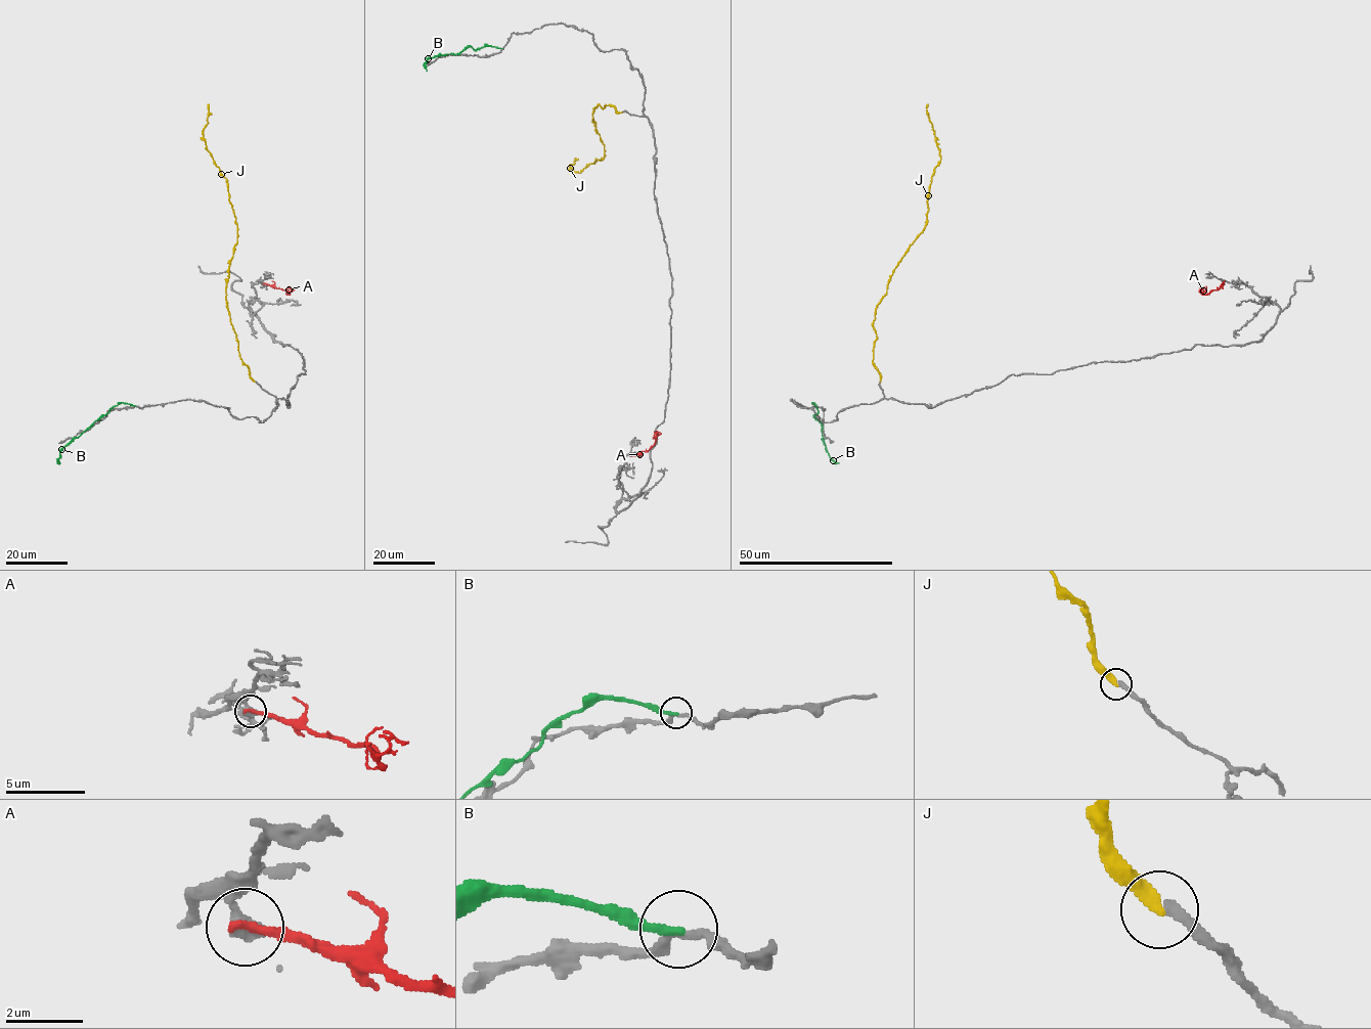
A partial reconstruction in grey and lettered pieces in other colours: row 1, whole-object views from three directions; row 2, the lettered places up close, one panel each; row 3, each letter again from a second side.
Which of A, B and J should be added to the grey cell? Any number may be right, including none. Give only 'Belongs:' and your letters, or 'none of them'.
Belongs: J

